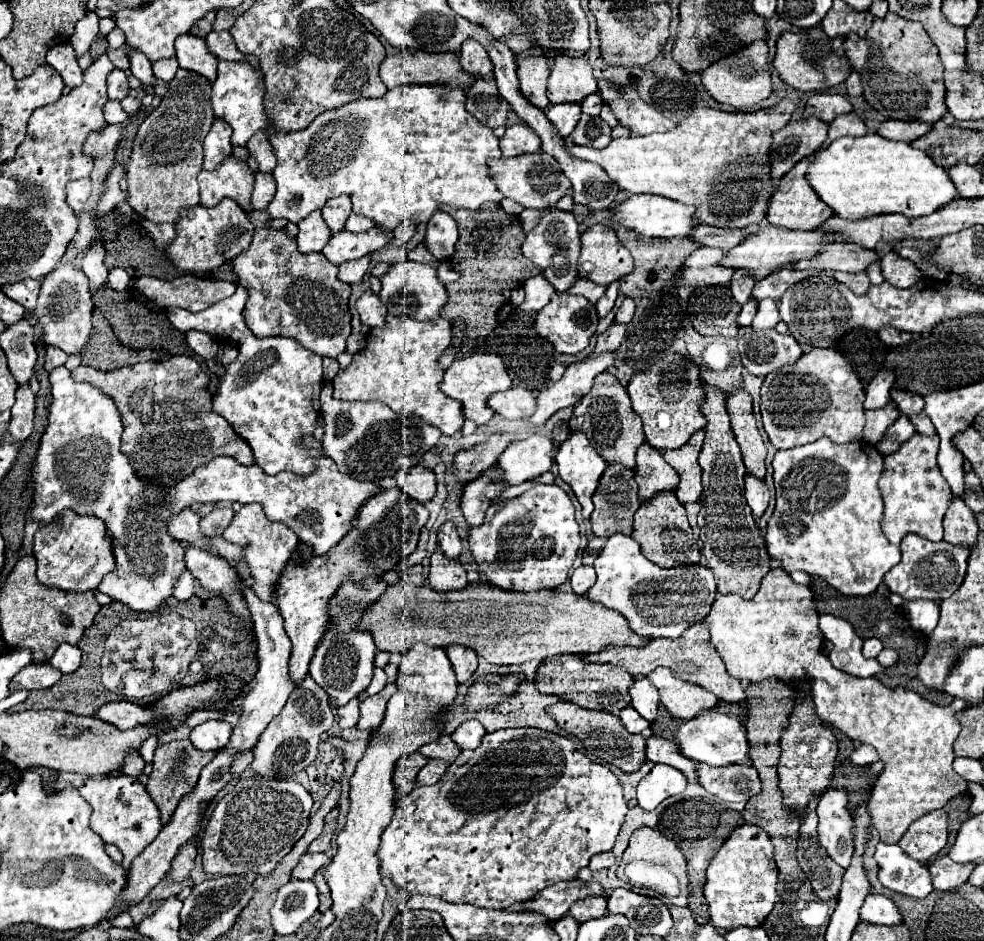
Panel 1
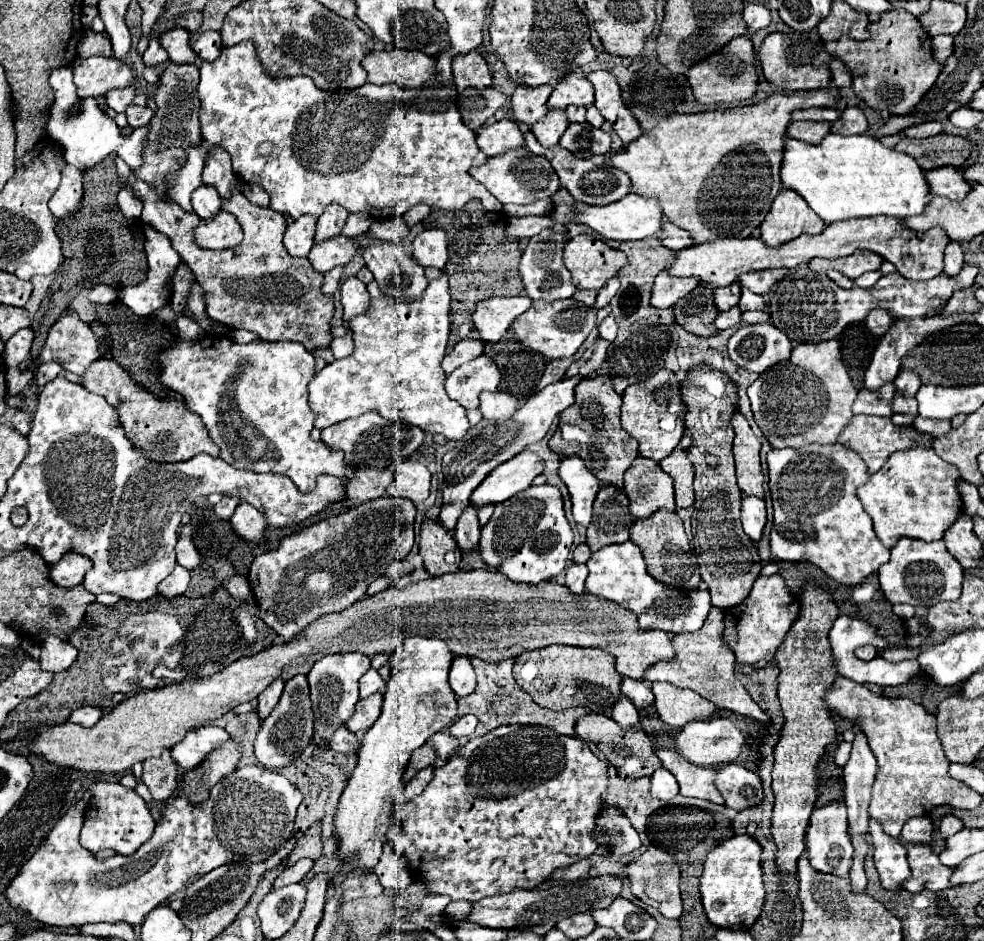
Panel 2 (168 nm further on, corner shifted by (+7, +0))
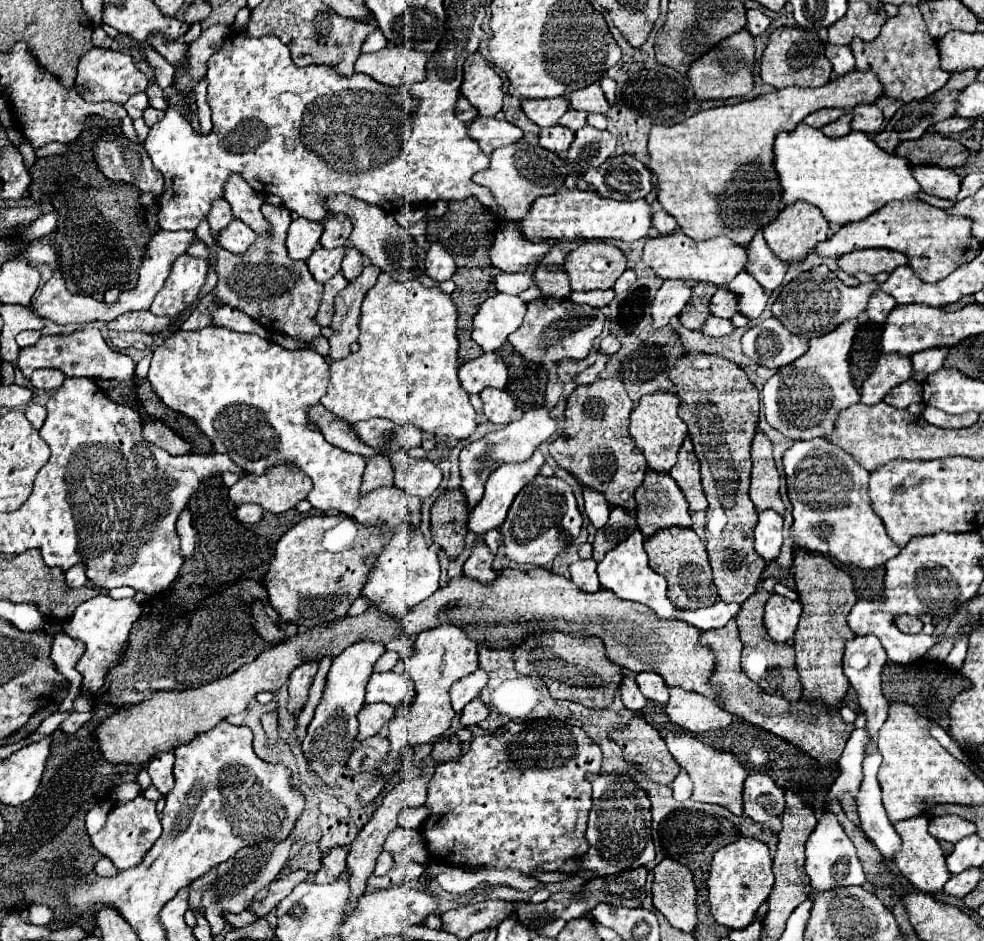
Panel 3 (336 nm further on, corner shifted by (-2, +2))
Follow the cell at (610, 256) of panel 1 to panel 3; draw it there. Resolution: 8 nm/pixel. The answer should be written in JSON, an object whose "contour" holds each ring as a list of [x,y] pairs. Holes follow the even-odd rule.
{"contour":[[[581,241],[565,259],[573,291],[609,289],[627,269],[627,257],[607,241]]]}

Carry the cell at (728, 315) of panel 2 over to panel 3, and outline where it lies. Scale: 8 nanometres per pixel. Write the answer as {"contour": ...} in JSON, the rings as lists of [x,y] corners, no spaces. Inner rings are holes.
{"contour":[[[709,317],[707,323],[703,325],[701,333],[711,335],[711,337],[721,337],[721,335],[729,335],[735,331],[735,325],[731,323],[731,319],[721,319],[721,317]]]}

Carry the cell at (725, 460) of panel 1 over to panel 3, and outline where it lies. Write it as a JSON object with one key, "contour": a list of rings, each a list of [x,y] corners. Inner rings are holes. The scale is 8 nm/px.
{"contour":[[[697,351],[683,355],[683,359],[671,369],[669,379],[681,397],[679,417],[687,423],[695,455],[701,461],[703,491],[709,501],[705,541],[713,569],[713,583],[721,601],[743,603],[755,593],[765,569],[763,557],[753,549],[757,509],[749,499],[749,445],[757,431],[759,391],[733,361]]]}

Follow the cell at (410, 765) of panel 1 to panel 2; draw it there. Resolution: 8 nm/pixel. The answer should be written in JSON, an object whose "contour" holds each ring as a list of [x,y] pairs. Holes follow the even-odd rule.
{"contour":[[[428,743],[422,745],[420,749],[416,749],[412,753],[412,759],[410,759],[406,771],[404,771],[404,781],[410,781],[418,771],[422,771],[426,767],[432,767],[434,761],[436,761],[436,757],[438,757],[436,755],[436,749],[432,745],[428,745]]]}

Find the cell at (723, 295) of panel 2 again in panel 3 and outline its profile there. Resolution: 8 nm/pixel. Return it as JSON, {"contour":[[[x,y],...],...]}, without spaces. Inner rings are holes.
{"contour":[[[719,287],[717,293],[711,297],[711,313],[717,317],[733,317],[737,313],[737,301],[735,293],[731,293],[727,287]]]}

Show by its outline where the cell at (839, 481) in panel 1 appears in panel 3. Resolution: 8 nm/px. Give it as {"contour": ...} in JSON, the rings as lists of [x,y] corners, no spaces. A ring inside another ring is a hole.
{"contour":[[[827,439],[795,441],[783,455],[783,467],[787,475],[787,497],[793,505],[791,539],[795,549],[805,549],[819,555],[829,553],[829,557],[839,561],[841,565],[851,565],[859,569],[875,569],[879,565],[885,565],[891,557],[899,553],[899,547],[891,541],[883,521],[871,507],[867,491],[869,471],[863,469],[847,451],[831,445]]]}

